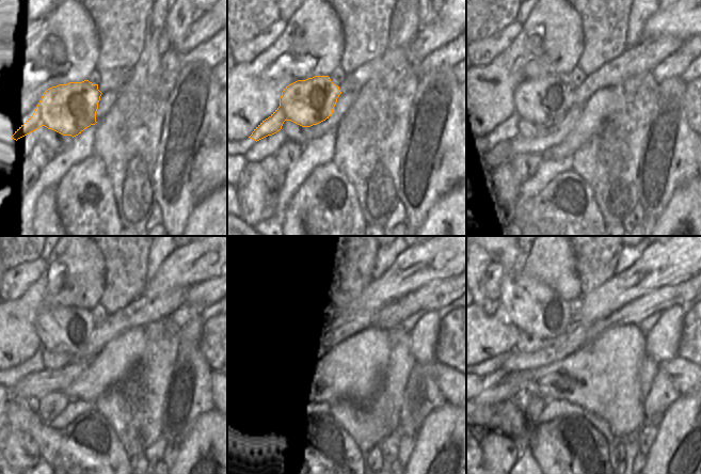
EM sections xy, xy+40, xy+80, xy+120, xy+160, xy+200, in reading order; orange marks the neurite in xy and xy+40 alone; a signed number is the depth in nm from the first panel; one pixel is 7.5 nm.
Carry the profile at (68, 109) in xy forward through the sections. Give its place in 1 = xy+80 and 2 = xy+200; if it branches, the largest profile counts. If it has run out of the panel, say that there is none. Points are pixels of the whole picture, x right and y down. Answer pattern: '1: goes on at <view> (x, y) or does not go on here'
1: goes on at xy+80 (545, 101)
2: goes on at xy+200 (530, 305)

